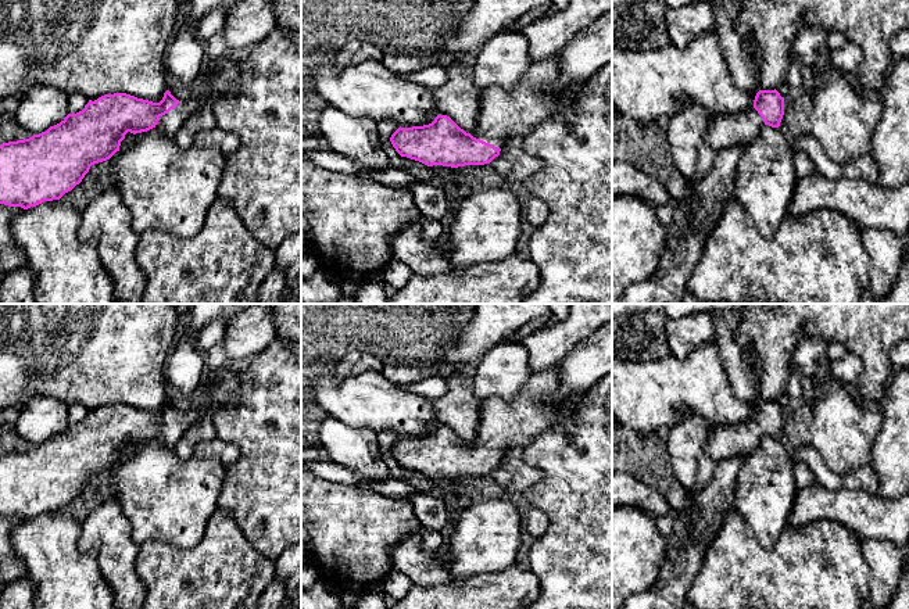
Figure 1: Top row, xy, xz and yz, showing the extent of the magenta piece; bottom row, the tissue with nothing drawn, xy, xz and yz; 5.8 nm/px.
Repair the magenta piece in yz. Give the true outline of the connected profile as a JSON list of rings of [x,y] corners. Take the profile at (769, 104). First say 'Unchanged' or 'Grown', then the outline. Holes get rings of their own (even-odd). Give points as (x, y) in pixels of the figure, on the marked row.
Grown. [[[759,90],[748,110],[708,119],[704,143],[719,151],[751,144],[765,125],[779,128],[784,115],[784,97],[774,90]]]

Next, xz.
Grown. [[[555,57],[534,61],[515,89],[491,86],[482,90],[479,117],[470,133],[450,117],[437,115],[429,125],[398,128],[390,141],[401,157],[427,166],[490,164],[500,155],[507,137],[525,137],[547,118],[572,110],[587,80],[573,83],[563,92],[548,92],[547,87],[559,78]]]

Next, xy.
Grown. [[[169,90],[164,93],[160,103],[126,93],[104,94],[94,101],[89,100],[82,111],[68,114],[60,123],[50,126],[46,132],[33,135],[29,139],[0,144],[0,204],[28,209],[44,201],[60,200],[82,182],[92,165],[107,161],[119,151],[121,141],[128,132],[136,135],[158,128],[168,137],[175,137],[185,121],[204,104],[211,107],[211,103],[203,97],[179,101]]]

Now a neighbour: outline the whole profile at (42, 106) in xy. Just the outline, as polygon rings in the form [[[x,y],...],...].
[[[35,83],[24,89],[14,114],[17,123],[32,135],[46,132],[68,115],[68,94],[50,85]]]

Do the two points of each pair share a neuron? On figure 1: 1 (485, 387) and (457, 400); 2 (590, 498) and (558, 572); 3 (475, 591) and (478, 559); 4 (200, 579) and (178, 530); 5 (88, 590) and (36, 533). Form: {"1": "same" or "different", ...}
{"1": "different", "2": "same", "3": "different", "4": "different", "5": "same"}

